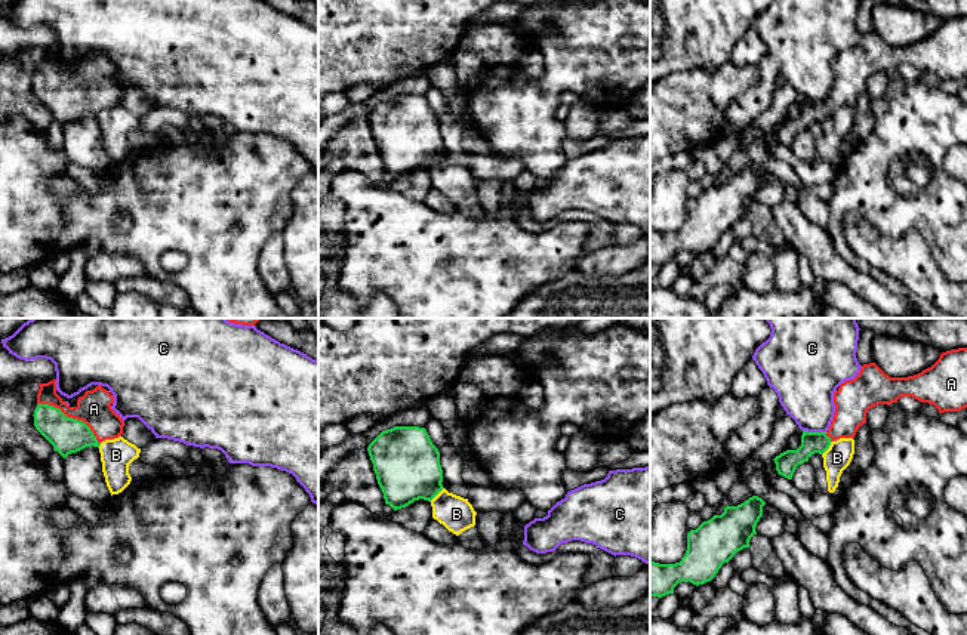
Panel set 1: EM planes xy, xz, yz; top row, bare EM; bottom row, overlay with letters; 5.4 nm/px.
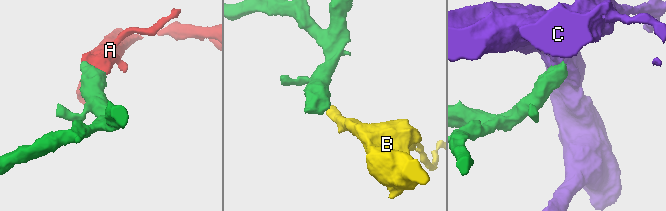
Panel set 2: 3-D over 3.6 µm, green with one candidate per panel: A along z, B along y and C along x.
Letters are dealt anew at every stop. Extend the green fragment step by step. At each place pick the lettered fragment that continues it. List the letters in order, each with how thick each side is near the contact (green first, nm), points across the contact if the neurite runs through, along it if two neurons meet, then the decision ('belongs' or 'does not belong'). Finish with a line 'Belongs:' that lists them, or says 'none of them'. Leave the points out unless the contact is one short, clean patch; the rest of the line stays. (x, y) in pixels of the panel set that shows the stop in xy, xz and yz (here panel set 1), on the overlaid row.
A: calibres 200 and 180 nm; way xy (67, 435), (71, 428), (71, 418), (85, 418), (94, 409); belongs
B: calibres 360 and 190 nm; border xz (443, 487), (430, 501); does not belong
C: calibres 120 and 300 nm; border yz (803, 429), (825, 432); does not belong
Belongs: A

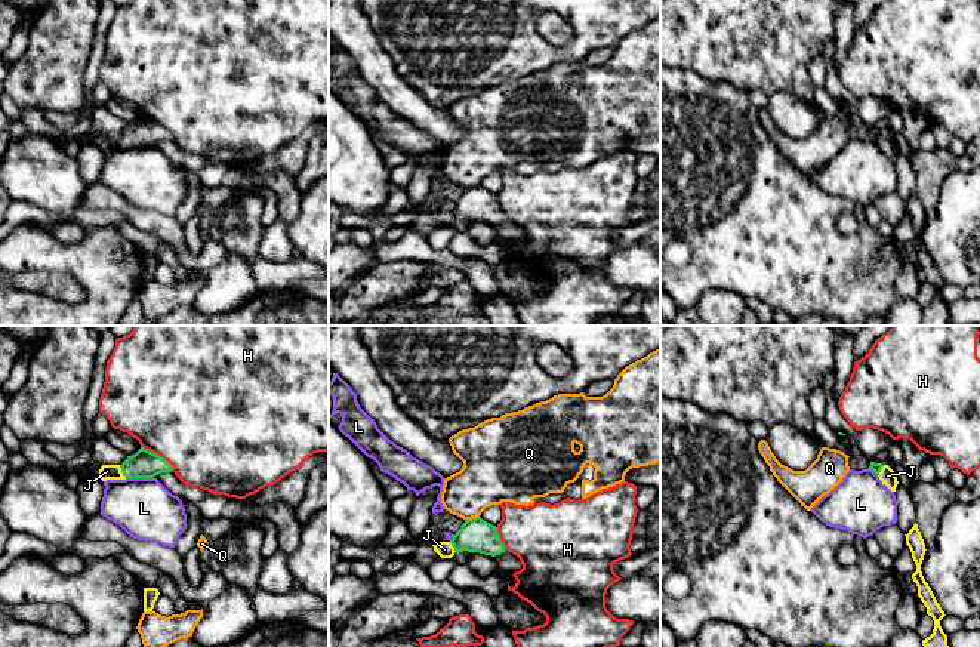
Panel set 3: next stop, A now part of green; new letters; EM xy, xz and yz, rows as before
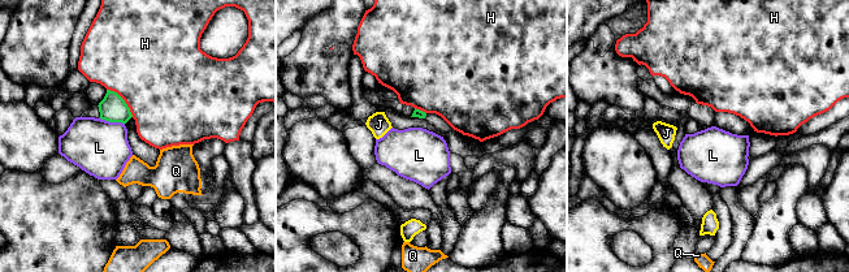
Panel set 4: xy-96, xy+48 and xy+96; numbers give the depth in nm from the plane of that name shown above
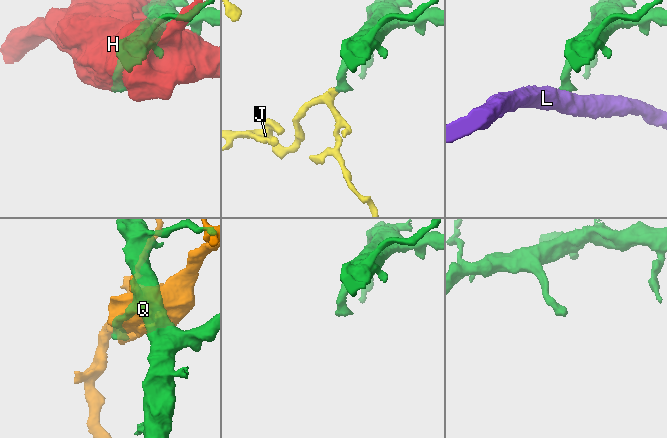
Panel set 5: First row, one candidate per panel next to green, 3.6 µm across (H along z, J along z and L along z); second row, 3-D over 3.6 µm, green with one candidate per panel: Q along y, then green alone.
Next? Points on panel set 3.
H: calibres 160 and 500 nm; does not belong
J: calibres 160 and 80 nm; way xy (144, 464), (122, 471), (107, 471); belongs
L: calibres 160 and 320 nm; does not belong
Q: calibres 180 and 300 nm; does not belong
Belongs: J

